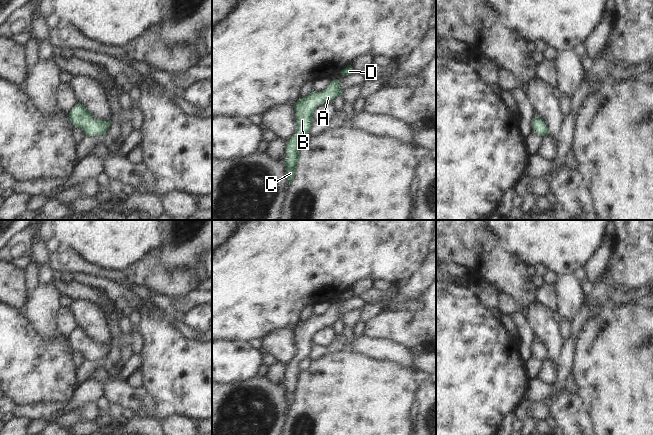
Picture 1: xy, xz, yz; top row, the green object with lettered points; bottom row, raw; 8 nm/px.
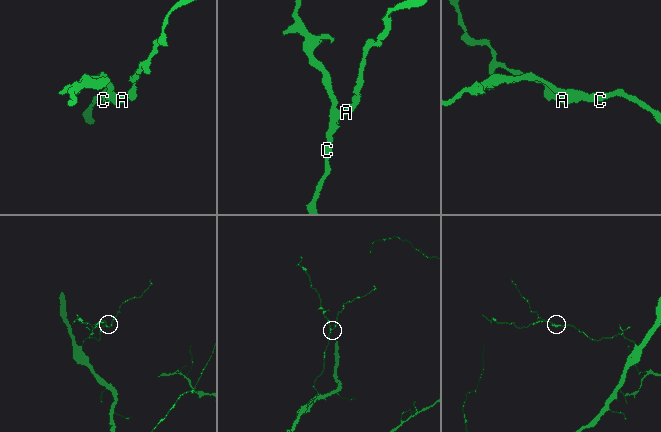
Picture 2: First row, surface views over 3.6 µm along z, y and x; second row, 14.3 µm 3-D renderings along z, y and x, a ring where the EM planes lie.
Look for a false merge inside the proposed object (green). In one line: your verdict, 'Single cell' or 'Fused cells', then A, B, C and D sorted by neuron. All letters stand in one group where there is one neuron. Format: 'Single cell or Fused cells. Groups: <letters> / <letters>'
Single cell. Groups: A B C D.

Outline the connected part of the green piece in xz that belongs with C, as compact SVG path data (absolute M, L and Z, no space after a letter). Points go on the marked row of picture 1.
M338 79L331 80L330 85L322 92L317 93L312 91L310 95L299 98L294 104L296 110L296 134L287 141L287 156L284 160L286 164L286 177L289 185L292 183L297 165L300 159L300 152L302 148L299 145L301 138L308 134L314 119L314 113L319 104L332 102L336 97L342 95L343 91L340 89L340 81Z

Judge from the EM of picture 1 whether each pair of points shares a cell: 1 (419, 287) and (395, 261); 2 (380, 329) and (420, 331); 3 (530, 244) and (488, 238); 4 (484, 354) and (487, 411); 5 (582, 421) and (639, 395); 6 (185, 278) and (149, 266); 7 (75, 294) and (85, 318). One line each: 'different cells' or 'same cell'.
1: different cells
2: same cell
3: different cells
4: same cell
5: different cells
6: same cell
7: different cells

